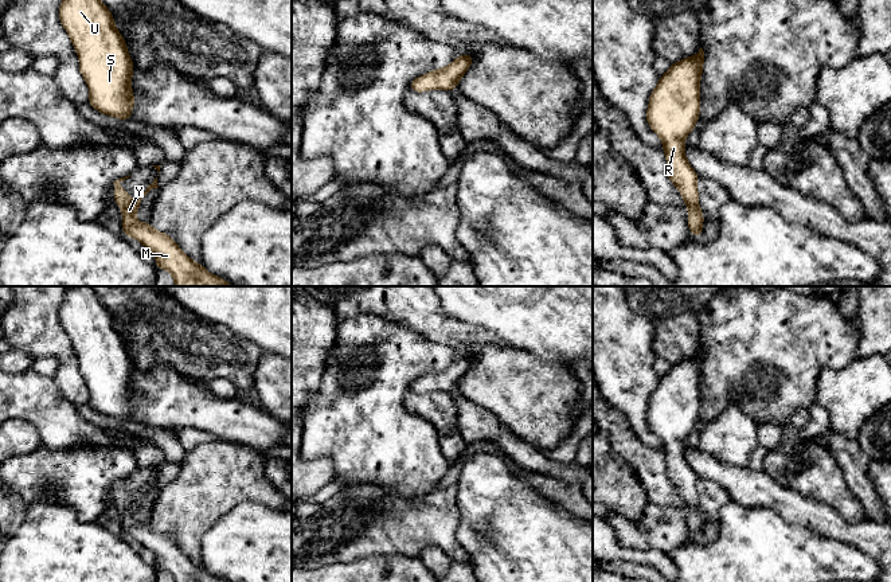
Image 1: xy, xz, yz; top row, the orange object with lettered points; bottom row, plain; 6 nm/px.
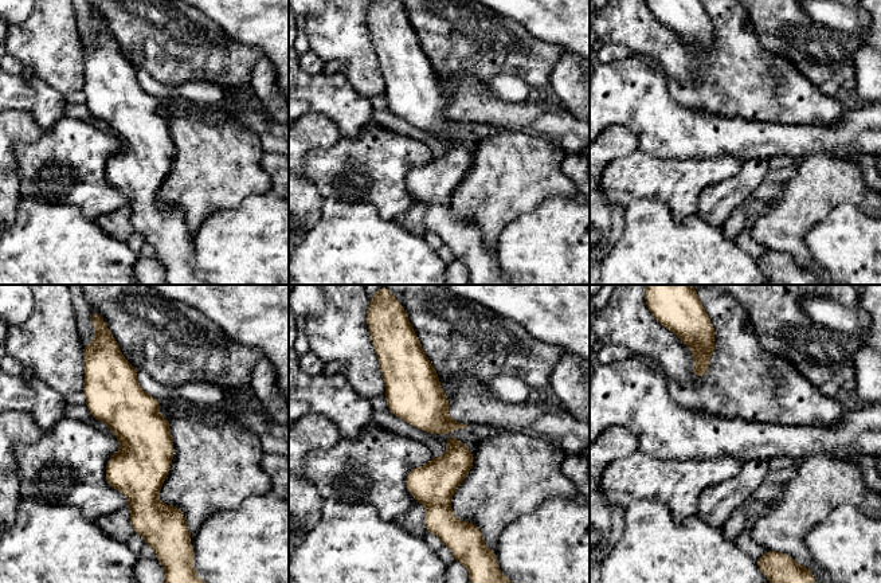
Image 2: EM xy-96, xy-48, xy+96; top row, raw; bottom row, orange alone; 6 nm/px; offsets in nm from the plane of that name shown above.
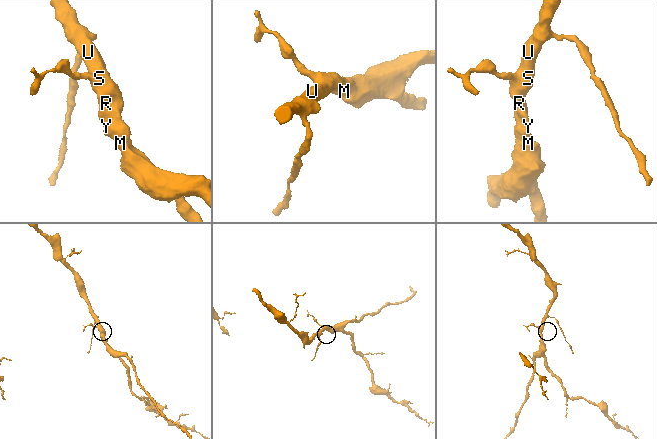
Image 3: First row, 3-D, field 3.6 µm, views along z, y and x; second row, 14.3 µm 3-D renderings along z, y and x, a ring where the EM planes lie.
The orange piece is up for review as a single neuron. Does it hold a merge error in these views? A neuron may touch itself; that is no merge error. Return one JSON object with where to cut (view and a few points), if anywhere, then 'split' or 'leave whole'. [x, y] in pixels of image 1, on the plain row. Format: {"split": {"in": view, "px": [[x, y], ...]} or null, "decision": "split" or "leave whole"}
{"split": null, "decision": "leave whole"}

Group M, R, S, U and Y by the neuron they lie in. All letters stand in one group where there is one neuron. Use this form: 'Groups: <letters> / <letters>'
Groups: M R S U Y

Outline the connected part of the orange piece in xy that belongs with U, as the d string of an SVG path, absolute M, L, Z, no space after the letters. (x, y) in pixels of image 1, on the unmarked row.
M66 286L59 308L59 320L79 359L79 372L90 392L89 405L98 413L120 421L132 421L134 409L132 394L133 363L126 344L114 327L112 313L101 302L91 286Z

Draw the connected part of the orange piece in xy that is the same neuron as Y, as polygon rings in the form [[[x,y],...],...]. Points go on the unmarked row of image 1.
[[[125,477],[118,481],[116,481],[113,485],[116,487],[113,489],[114,499],[116,499],[116,507],[121,508],[122,513],[122,531],[124,536],[136,539],[141,543],[142,547],[151,550],[156,556],[156,569],[164,570],[171,574],[175,582],[224,582],[210,573],[207,573],[202,565],[194,563],[177,546],[176,543],[168,536],[161,532],[155,531],[149,523],[140,524],[136,520],[136,515],[140,509],[141,500],[153,489],[159,489],[157,487],[157,479],[153,481],[152,485],[148,487],[145,493],[138,501],[133,501],[132,497],[118,485],[124,483],[125,480],[130,479]]]

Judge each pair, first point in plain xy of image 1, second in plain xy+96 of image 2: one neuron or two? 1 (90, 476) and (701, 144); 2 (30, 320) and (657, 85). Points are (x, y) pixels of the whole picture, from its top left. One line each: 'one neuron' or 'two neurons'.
1: two neurons
2: two neurons

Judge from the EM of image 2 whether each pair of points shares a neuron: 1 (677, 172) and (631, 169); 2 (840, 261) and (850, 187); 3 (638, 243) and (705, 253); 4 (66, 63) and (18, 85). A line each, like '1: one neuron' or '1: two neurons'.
1: one neuron
2: two neurons
3: one neuron
4: two neurons

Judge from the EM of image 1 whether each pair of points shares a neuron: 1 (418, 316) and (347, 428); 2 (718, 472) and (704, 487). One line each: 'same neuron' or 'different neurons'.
1: different neurons
2: different neurons

